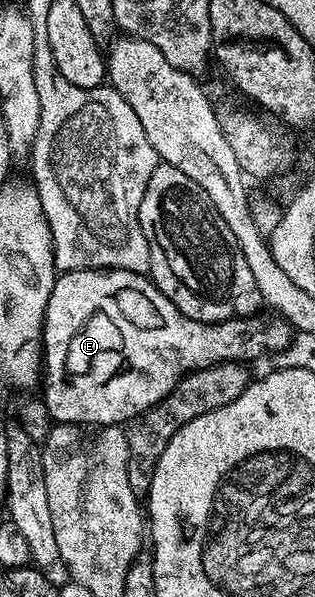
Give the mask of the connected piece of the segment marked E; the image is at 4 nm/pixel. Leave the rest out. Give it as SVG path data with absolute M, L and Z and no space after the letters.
M68 270L55 277L52 296L48 296L42 329L44 401L58 424L89 424L94 428L125 424L164 400L186 374L222 362L250 364L261 354L273 356L288 349L291 339L290 321L275 312L223 322L201 322L184 316L147 275L128 270Z

